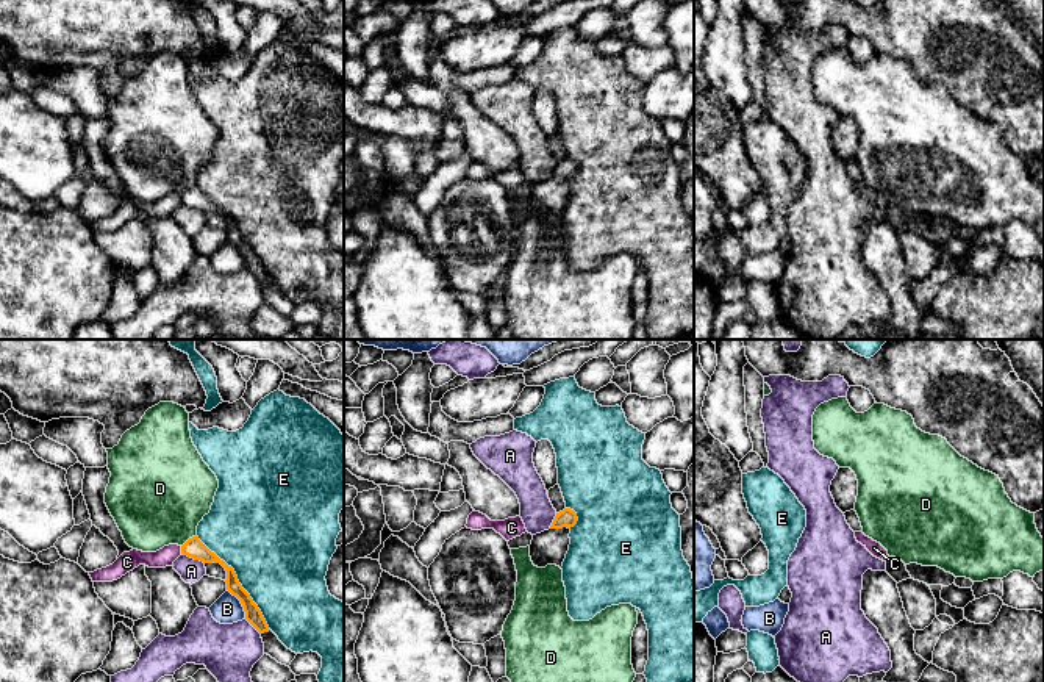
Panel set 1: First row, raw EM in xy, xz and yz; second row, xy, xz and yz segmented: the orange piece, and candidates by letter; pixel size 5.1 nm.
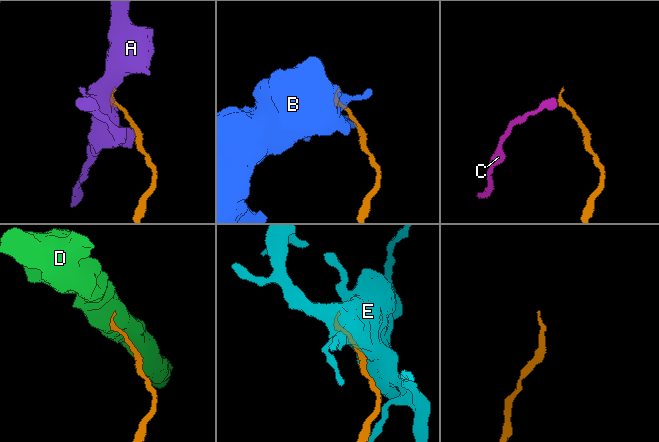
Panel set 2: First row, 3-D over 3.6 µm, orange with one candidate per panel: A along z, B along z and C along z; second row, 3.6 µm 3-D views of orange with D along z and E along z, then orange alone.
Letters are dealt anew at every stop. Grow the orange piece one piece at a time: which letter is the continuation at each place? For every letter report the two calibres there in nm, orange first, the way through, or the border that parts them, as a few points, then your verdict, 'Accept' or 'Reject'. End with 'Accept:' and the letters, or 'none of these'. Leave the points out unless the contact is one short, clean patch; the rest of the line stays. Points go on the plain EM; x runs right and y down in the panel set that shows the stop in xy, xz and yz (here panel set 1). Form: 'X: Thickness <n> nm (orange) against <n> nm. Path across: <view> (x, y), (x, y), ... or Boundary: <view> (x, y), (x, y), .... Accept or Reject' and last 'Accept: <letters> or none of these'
A: Thickness 100 nm (orange) against 120 nm. Reject
B: Thickness 90 nm (orange) against 150 nm. Boundary: xy (227, 238), (239, 251), (246, 268). Reject
C: Thickness 100 nm (orange) against 100 nm. Boundary: xy (180, 196), (182, 202). Reject
D: Thickness 100 nm (orange) against 460 nm. Reject
E: Thickness 90 nm (orange) against 480 nm. Reject
Accept: none of these

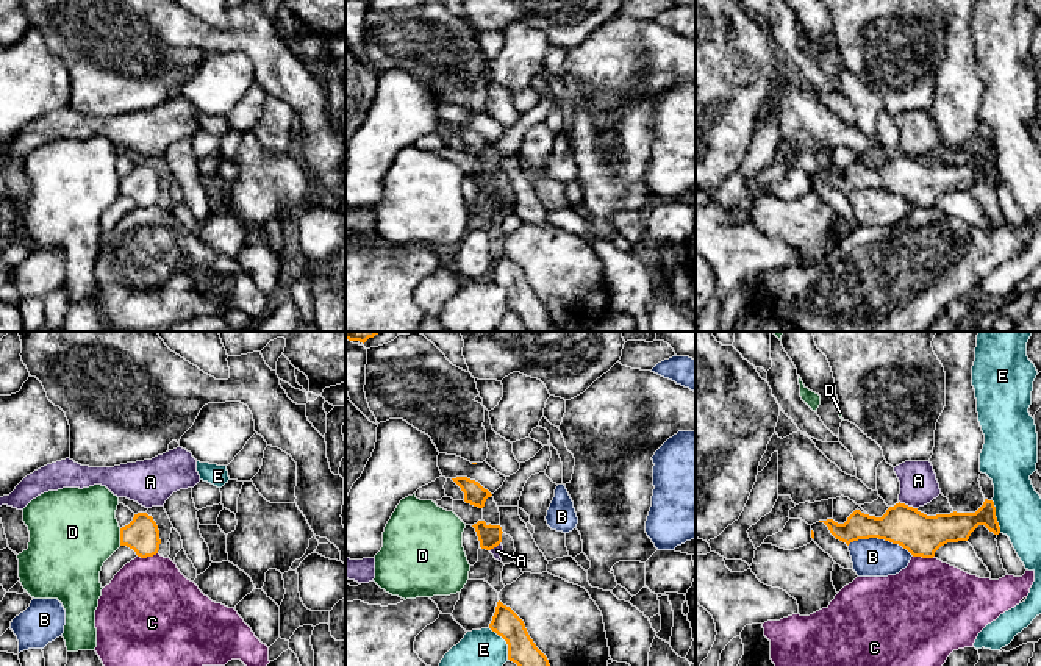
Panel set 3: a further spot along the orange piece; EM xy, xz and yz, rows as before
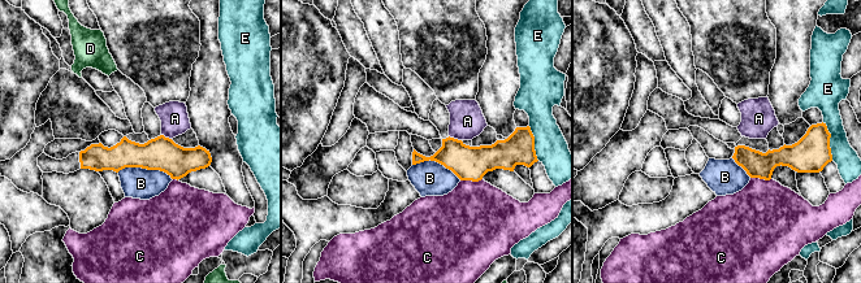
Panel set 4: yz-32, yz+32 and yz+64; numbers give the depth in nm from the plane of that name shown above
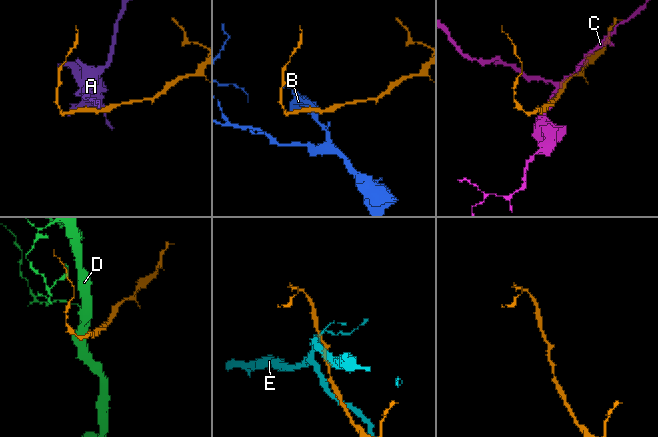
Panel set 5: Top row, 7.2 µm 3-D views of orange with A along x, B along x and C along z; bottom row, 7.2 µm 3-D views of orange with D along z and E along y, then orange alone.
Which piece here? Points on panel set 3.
A: Thickness 220 nm (orange) against 190 nm. Boundary: yz (899, 150), (916, 158). Reject
B: Thickness 220 nm (orange) against 200 nm. Boundary: yz (847, 194), (857, 189), (883, 188), (901, 194), (913, 205). Reject
C: Thickness 220 nm (orange) against 460 nm. Reject
D: Thickness 170 nm (orange) against 440 nm. Boundary: xy (119, 179), (121, 194). Reject
E: Thickness 160 nm (orange) against 280 nm. Reject
Accept: none of these

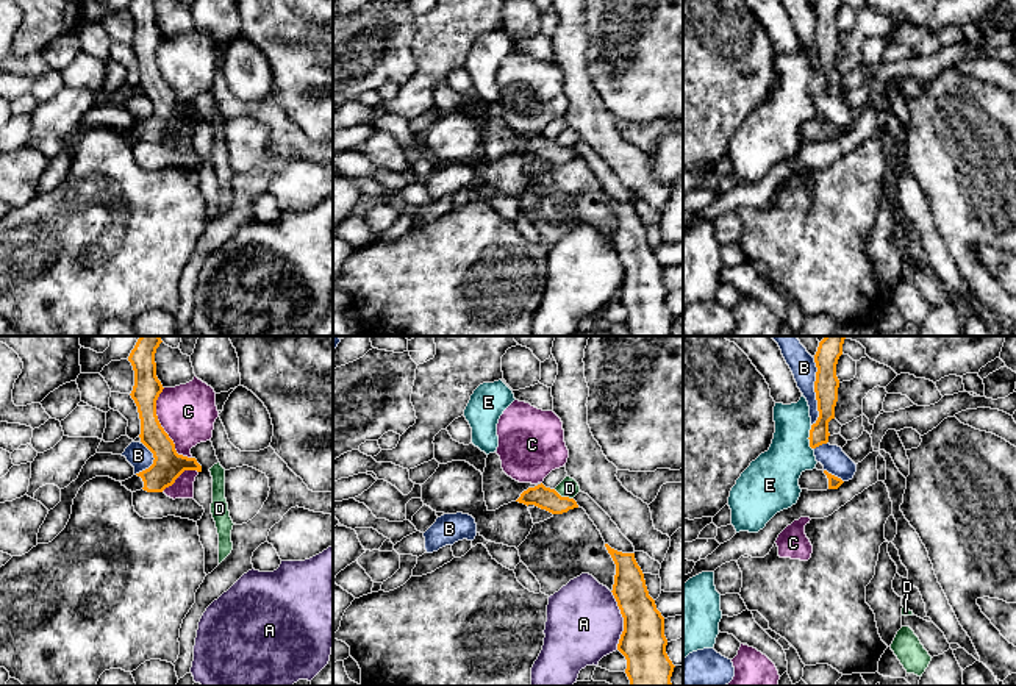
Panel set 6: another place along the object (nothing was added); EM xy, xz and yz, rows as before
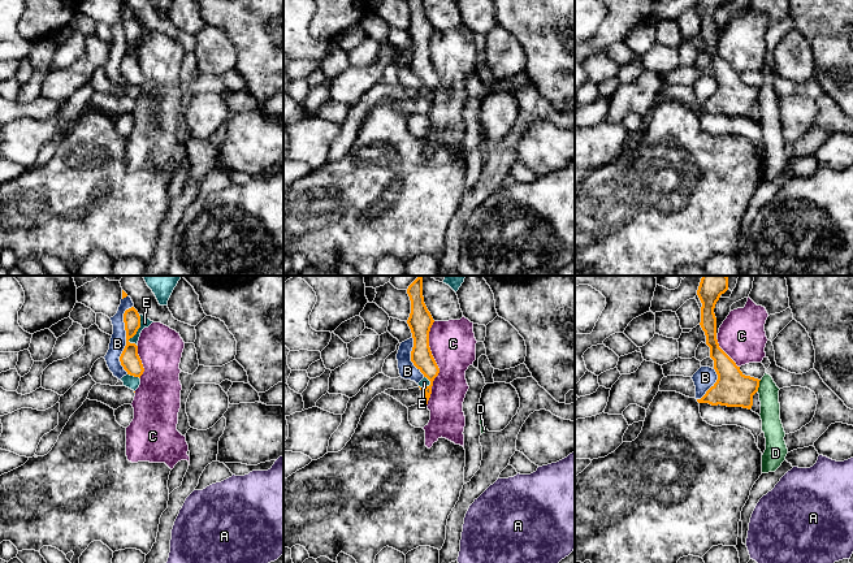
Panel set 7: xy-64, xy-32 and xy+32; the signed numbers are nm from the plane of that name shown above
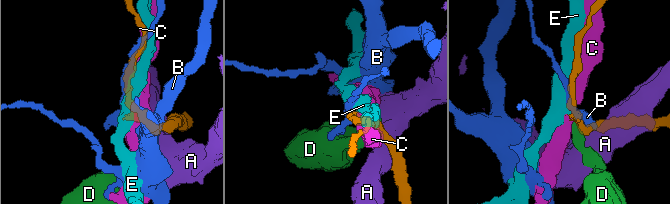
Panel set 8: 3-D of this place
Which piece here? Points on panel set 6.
A: Thickness 240 nm (orange) against 380 nm. Reject
B: Thickness 130 nm (orange) against 130 nm. Reject
C: Thickness 160 nm (orange) against 280 nm. Reject
D: Thickness 120 nm (orange) against 100 nm. Reject
E: Thickness 110 nm (orange) against 240 nm. Reject
Accept: none of these

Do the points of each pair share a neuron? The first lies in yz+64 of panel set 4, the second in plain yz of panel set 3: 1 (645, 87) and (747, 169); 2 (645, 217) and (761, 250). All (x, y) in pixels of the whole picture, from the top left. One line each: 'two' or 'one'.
1: one
2: one

